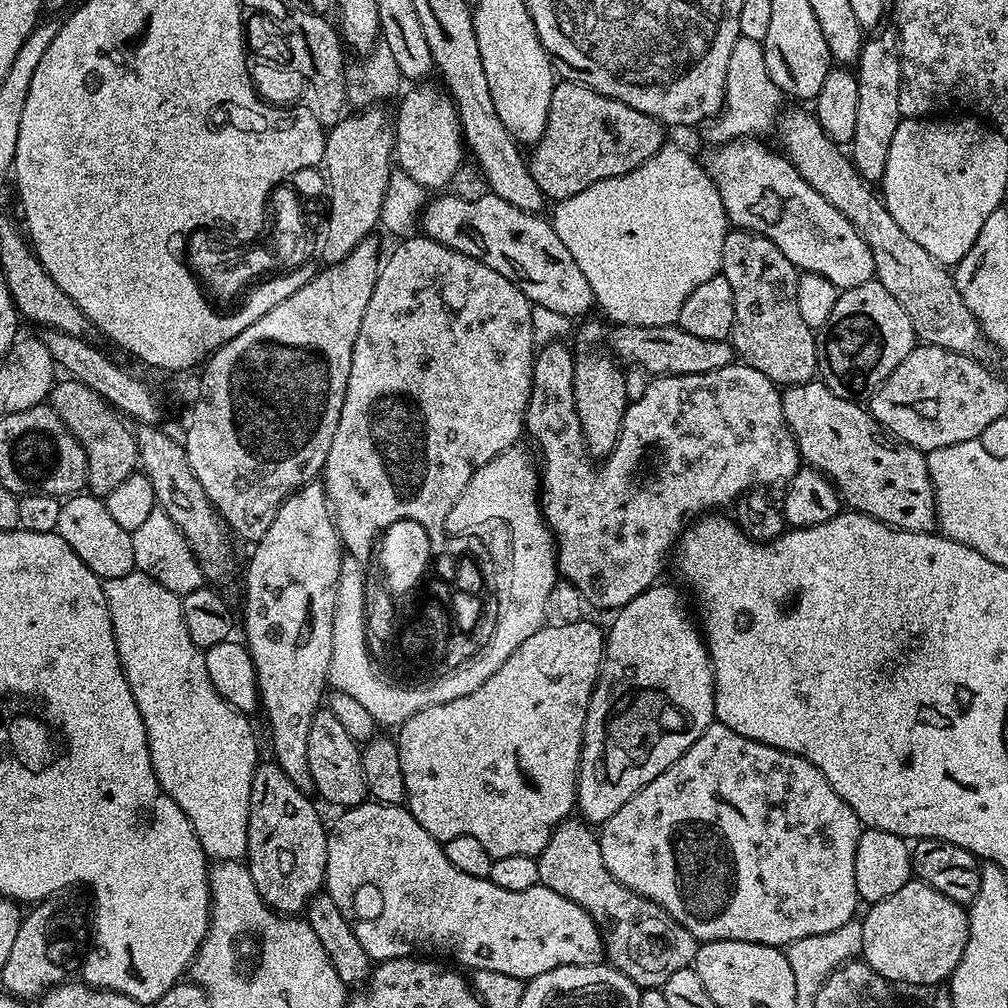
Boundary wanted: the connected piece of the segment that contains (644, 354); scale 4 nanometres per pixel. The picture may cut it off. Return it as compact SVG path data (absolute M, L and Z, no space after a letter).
M622 324L615 331L616 333L613 336L611 333L610 336L610 344L612 340L613 348L611 351L614 353L615 359L625 365L637 364L638 367L652 372L648 374L667 374L669 376L706 374L714 370L722 370L734 360L734 349L728 340L694 338L694 334L683 332L676 324L654 326L653 328Z

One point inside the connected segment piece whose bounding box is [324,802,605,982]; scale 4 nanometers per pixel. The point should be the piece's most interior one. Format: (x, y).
(391, 879)

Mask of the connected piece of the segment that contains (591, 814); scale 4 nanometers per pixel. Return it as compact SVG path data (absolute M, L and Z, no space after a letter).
M657 582L651 588L647 588L642 594L630 598L626 606L622 606L615 613L612 625L607 625L606 639L604 642L604 661L600 664L600 673L596 679L596 685L592 691L592 697L588 703L588 713L584 723L584 737L582 738L582 750L580 751L580 772L576 775L576 808L579 815L583 817L589 825L603 826L607 820L614 818L642 786L654 782L662 770L666 770L678 758L682 758L684 751L700 737L708 727L714 723L716 714L716 678L712 674L712 659L708 657L708 646L702 635L701 629L688 621L688 612L684 609L684 600L665 582Z

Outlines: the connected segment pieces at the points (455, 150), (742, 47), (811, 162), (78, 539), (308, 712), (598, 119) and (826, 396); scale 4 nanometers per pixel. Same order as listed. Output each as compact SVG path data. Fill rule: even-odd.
M432 82L409 87L412 89L399 97L400 109L394 112L394 160L399 171L414 178L414 182L423 185L426 190L444 190L447 189L444 187L455 178L464 156L466 160L466 145L460 127L460 116L456 112L456 101L443 87L435 88L428 83Z
M741 37L734 44L727 66L724 107L719 116L713 117L700 131L703 138L712 146L736 139L764 136L771 127L775 127L783 109L782 102L783 92L766 70L763 45L754 39Z
M788 110L781 117L778 131L783 137L788 159L803 180L809 182L858 230L859 236L870 246L876 273L908 272L908 276L900 276L898 302L906 310L917 337L924 344L944 347L981 362L990 361L988 359L994 356L992 343L984 336L970 306L962 302L962 294L958 294L953 273L937 263L894 221L894 216L873 185L866 183L858 174L851 157L835 141L829 139L811 111ZM908 288L912 288L912 292L908 292ZM916 288L920 288L920 296L916 296Z
M88 492L67 497L59 508L56 532L66 541L78 558L102 580L121 577L135 569L133 540L106 510L103 499Z
M313 482L310 484L303 484L301 488L298 489L294 494L290 494L282 502L282 506L278 510L278 514L274 514L274 522L270 522L270 530L266 530L266 534L261 540L255 541L254 547L256 548L252 552L252 557L248 560L248 573L244 576L244 636L243 639L246 641L246 647L250 655L252 656L252 661L256 667L256 681L260 687L260 703L259 707L264 708L264 716L268 719L268 732L272 735L272 756L271 759L280 767L286 774L286 778L290 778L290 782L294 782L294 786L298 786L306 794L313 791L312 787L312 775L310 774L310 722L314 720L314 714L321 711L322 701L325 699L326 691L329 687L328 682L328 667L330 666L330 650L334 646L334 610L336 609L336 591L338 590L338 578L340 577L340 561L342 559L342 545L340 542L340 536L336 533L336 524L332 520L332 510L328 507L328 496L324 492L323 483Z
M565 79L557 83L550 98L550 114L544 136L531 149L532 157L526 163L534 182L542 189L549 201L559 202L594 186L594 182L602 182L606 178L618 178L649 160L666 142L665 125L659 120L650 118L622 102L609 96L598 94L585 84Z
M812 379L809 384L785 387L780 401L788 428L800 451L801 461L827 476L835 484L841 501L851 511L864 512L878 522L889 524L892 528L901 528L903 532L937 531L936 495L928 469L928 458L923 451L893 438L872 417L863 403L834 394L819 379Z

